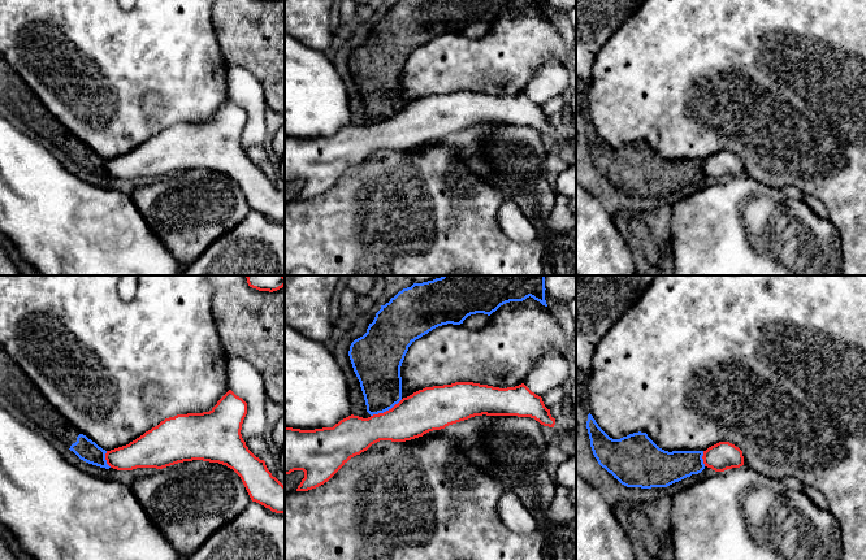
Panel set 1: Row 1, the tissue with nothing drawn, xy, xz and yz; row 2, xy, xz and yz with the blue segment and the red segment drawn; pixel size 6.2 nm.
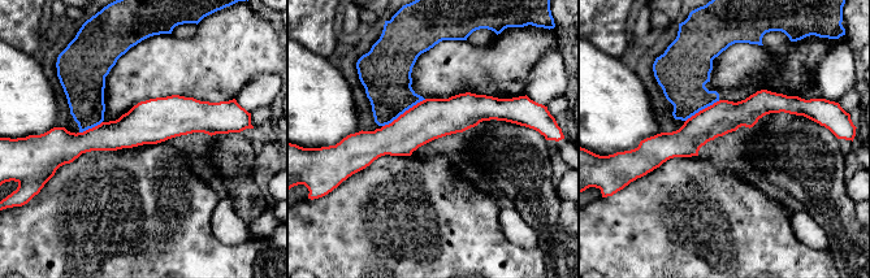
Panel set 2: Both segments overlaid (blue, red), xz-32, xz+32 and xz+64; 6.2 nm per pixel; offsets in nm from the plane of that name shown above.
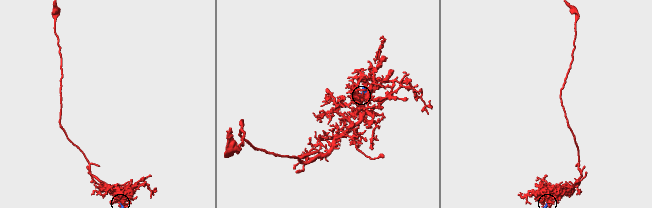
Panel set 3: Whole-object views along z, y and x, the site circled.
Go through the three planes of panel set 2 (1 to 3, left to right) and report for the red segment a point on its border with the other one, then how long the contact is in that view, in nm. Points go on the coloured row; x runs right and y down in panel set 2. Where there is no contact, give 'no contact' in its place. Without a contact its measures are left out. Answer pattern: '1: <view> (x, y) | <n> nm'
1: xz-32 (90, 127) | 160 nm
2: xz+32 (403, 112) | 320 nm
3: xz+64 (702, 108) | 260 nm

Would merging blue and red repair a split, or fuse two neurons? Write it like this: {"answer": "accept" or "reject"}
{"answer": "reject"}

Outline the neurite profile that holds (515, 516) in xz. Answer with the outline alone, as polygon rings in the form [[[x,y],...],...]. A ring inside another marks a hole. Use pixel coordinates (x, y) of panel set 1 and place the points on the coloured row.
[[[512,490],[502,494],[498,513],[503,525],[516,534],[531,534],[537,529],[537,520]]]

